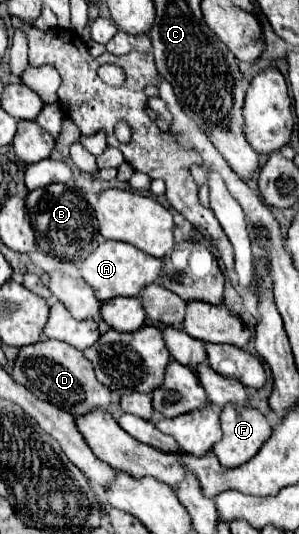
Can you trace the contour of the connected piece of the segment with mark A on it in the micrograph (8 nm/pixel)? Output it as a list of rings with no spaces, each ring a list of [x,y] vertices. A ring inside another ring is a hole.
[[[105,241],[101,243],[79,267],[81,277],[93,287],[99,301],[113,299],[117,295],[135,297],[147,283],[157,283],[161,275],[161,259],[155,259],[137,247],[131,247],[123,241]]]

